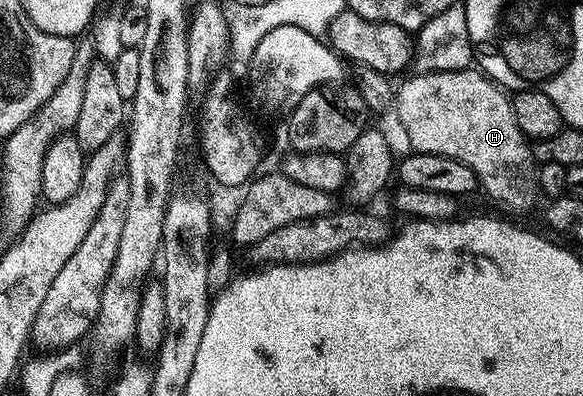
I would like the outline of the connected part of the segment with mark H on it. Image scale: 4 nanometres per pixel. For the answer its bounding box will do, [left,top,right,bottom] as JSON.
[396,68,540,214]

